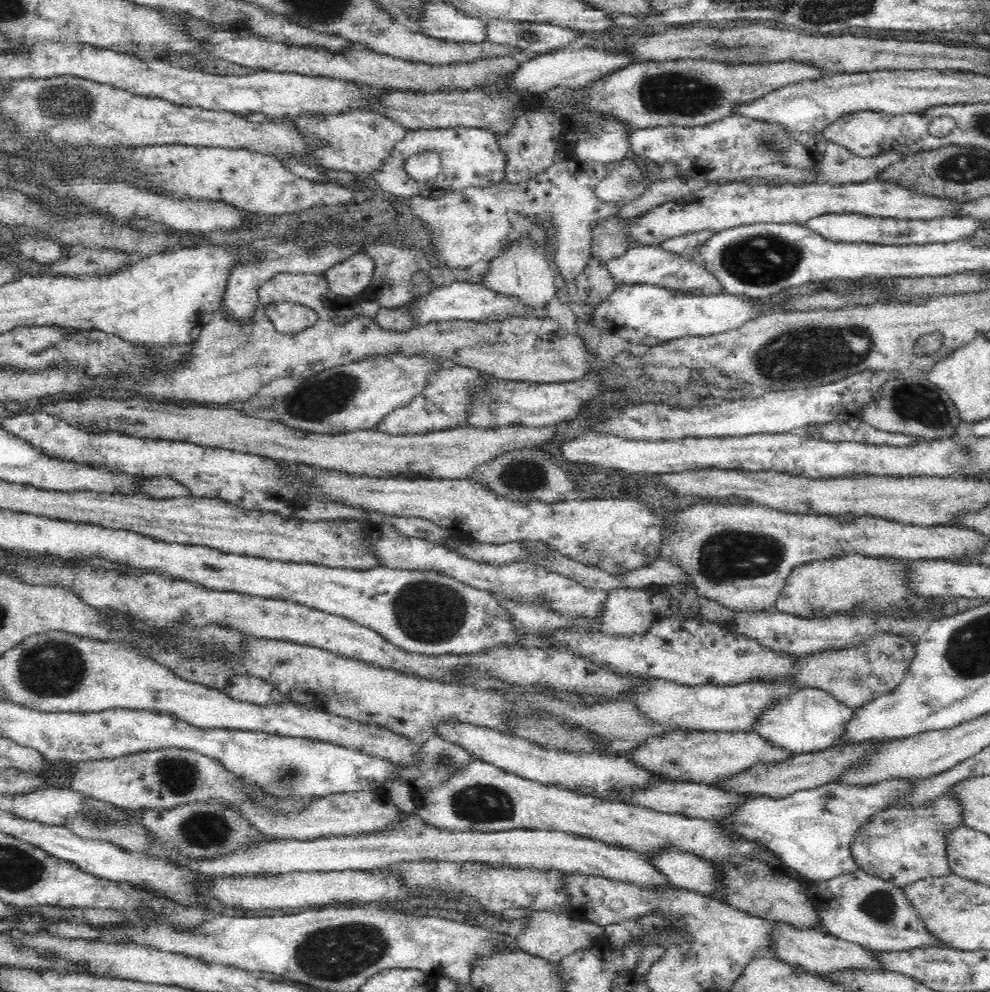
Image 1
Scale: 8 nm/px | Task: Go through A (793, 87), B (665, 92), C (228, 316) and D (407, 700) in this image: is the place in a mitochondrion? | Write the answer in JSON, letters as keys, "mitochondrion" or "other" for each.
{"A":"other","B":"mitochondrion","C":"other","D":"other"}

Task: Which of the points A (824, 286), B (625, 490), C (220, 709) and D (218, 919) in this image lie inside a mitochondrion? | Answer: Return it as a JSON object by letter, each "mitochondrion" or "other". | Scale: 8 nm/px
{"A":"other","B":"other","C":"other","D":"other"}

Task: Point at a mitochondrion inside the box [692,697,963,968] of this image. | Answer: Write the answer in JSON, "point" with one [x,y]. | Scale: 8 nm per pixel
{"point":[879,906]}

